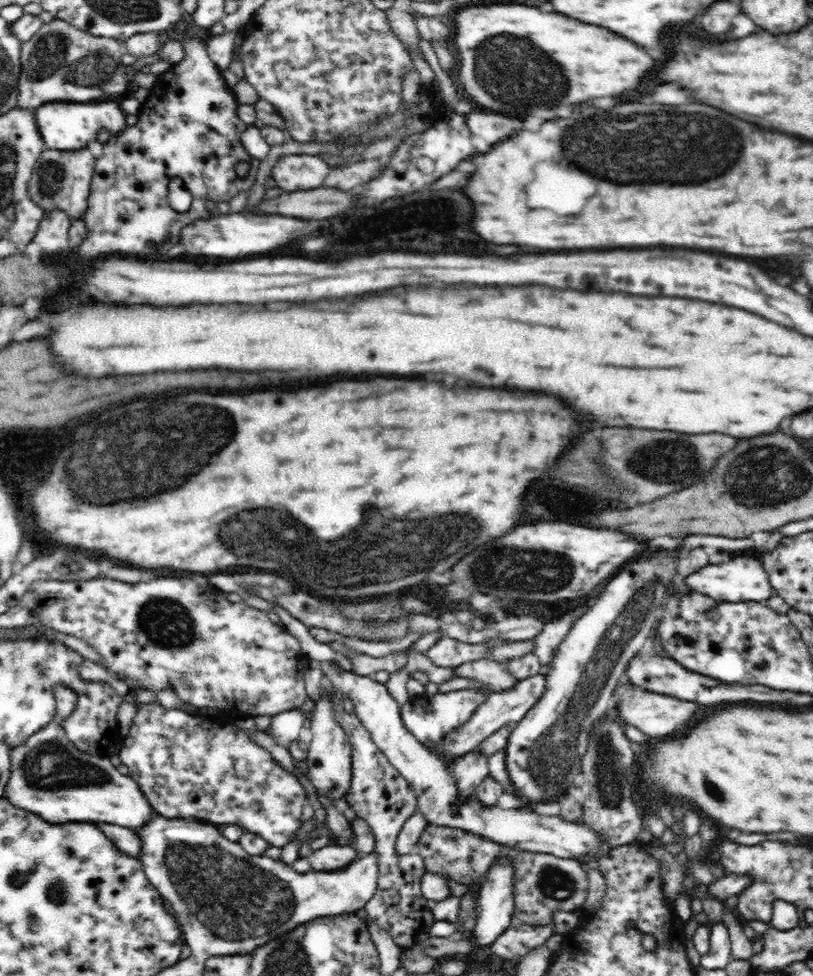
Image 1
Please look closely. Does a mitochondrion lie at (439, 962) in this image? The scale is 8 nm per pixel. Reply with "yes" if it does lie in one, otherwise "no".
no

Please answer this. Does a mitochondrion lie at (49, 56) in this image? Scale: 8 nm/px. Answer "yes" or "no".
yes

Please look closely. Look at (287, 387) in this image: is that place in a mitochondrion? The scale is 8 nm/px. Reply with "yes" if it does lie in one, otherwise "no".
no

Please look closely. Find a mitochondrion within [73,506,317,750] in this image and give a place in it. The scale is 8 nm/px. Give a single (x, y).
(163, 621)

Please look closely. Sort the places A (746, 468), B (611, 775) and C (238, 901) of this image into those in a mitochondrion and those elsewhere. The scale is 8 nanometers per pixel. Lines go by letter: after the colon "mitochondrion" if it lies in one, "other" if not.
A: mitochondrion
B: mitochondrion
C: mitochondrion

